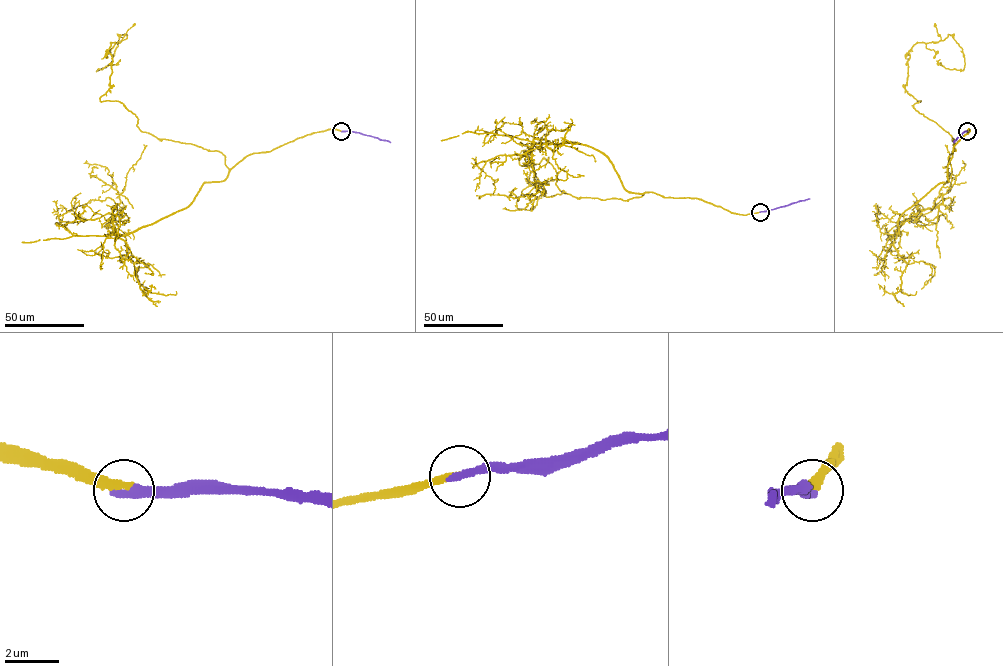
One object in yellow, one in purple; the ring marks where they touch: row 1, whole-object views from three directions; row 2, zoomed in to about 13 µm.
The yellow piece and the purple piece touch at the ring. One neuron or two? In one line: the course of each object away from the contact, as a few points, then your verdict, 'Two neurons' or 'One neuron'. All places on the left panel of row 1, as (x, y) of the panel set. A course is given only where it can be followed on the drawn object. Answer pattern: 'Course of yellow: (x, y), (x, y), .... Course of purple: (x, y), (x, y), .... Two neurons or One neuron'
Course of yellow: (341, 131), (229, 169), (100, 101), (124, 34), (97, 70), (120, 59). Course of purple: (341, 131), (390, 142). One neuron

